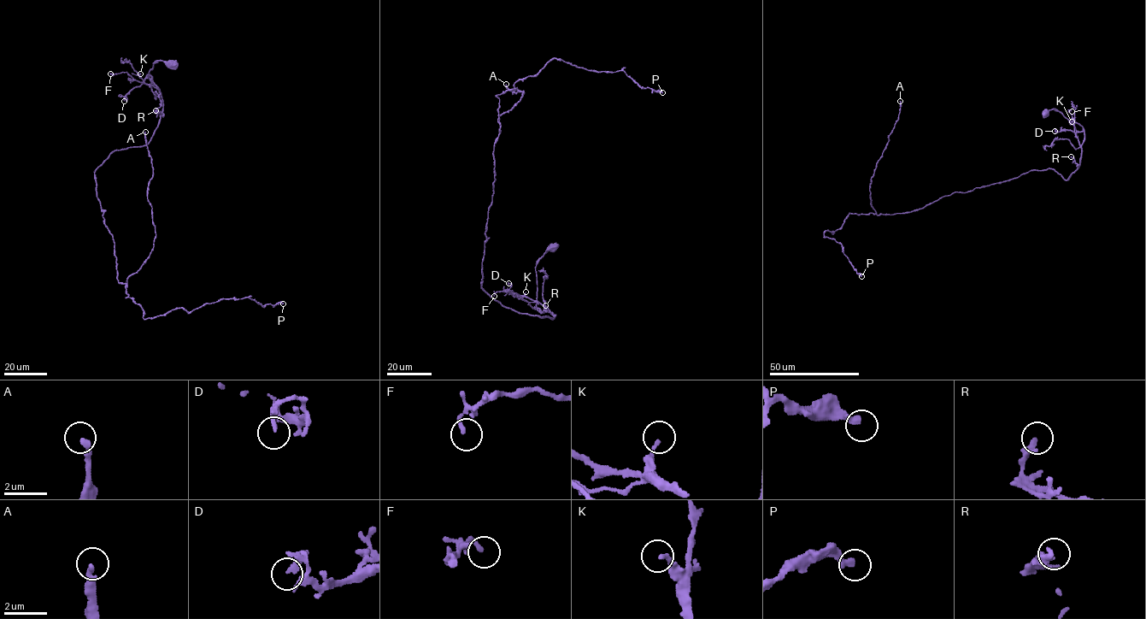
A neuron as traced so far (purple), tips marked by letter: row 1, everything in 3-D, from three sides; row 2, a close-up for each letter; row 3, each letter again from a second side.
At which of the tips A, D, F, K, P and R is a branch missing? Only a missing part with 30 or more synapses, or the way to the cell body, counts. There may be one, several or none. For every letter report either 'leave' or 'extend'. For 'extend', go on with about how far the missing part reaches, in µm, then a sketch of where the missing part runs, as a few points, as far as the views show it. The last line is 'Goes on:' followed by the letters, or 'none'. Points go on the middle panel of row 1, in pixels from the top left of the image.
A: extend; about 35 µm are missing; missing branch runs (506, 84), (499, 73), (508, 61), (502, 55)
D: leave
F: leave
K: leave
P: leave
R: leave
Goes on: A

